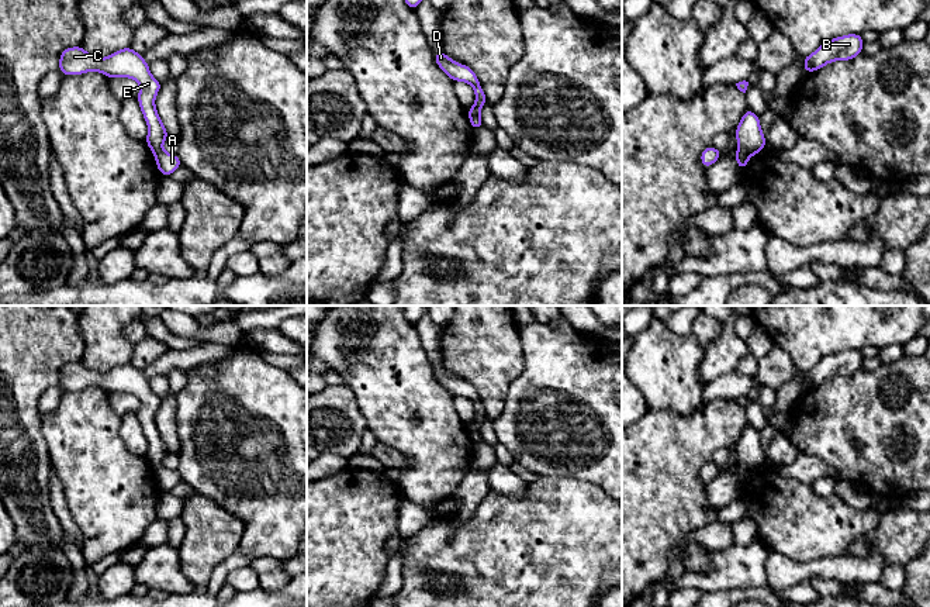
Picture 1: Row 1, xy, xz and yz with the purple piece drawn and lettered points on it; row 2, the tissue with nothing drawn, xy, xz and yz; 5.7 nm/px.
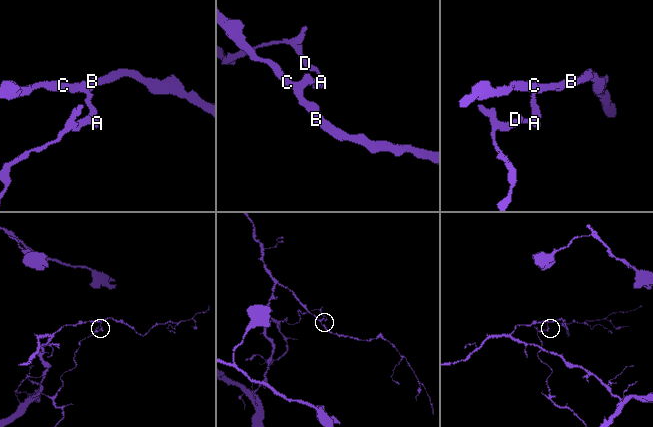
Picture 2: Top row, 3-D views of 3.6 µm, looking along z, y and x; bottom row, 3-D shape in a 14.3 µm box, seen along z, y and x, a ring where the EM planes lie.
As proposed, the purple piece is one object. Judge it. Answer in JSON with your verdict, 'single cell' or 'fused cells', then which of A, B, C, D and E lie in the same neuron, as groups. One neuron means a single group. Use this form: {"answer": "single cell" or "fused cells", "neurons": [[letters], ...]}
{"answer": "fused cells", "neurons": [["A", "D"], ["B", "C", "E"]]}

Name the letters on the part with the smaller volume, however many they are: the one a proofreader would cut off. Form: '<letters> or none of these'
A, D

